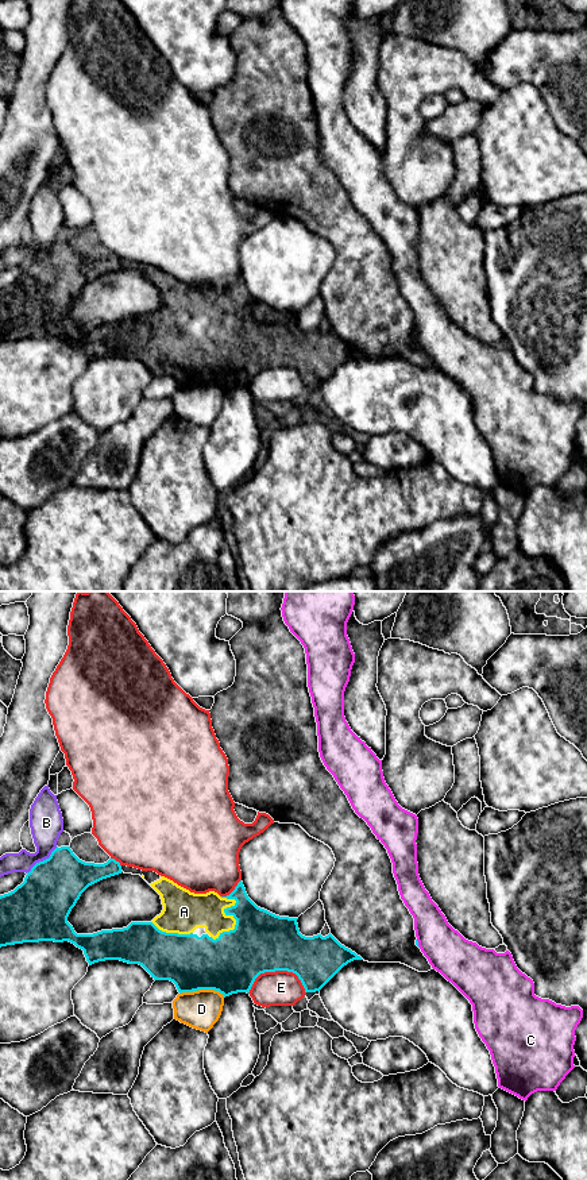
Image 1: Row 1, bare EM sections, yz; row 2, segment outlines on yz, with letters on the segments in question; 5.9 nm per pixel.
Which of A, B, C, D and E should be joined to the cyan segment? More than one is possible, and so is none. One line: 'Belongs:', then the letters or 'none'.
Belongs: A

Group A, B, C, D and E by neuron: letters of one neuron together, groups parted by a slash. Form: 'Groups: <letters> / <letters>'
Groups: A / B / C / D / E

